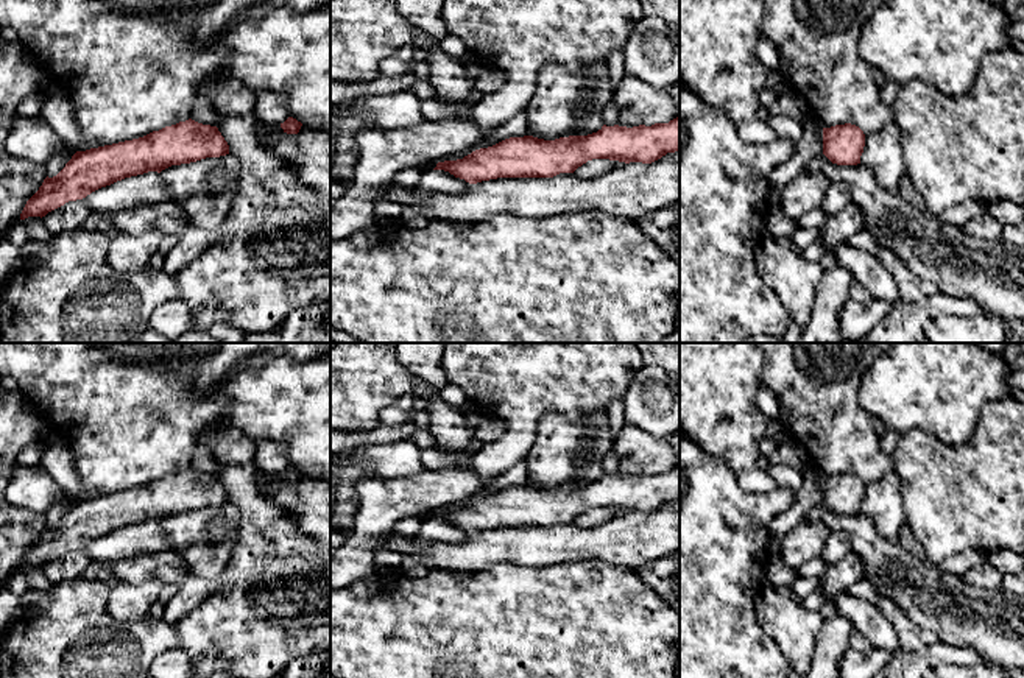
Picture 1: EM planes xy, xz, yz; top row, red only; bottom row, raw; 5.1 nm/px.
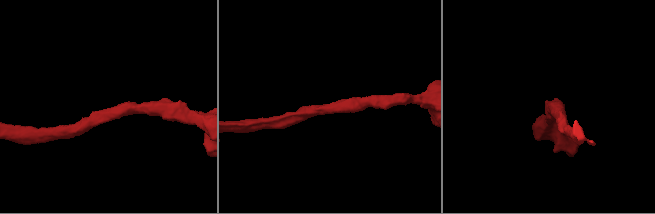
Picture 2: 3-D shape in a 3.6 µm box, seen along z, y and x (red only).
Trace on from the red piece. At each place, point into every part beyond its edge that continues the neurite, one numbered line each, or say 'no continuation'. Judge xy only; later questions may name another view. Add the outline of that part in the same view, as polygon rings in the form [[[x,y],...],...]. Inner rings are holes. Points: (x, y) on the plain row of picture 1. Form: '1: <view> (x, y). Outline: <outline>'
no continuation

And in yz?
no continuation

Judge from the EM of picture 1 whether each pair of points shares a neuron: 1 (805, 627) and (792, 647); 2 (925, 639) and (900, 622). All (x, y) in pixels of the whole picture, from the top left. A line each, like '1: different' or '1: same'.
1: same
2: same

